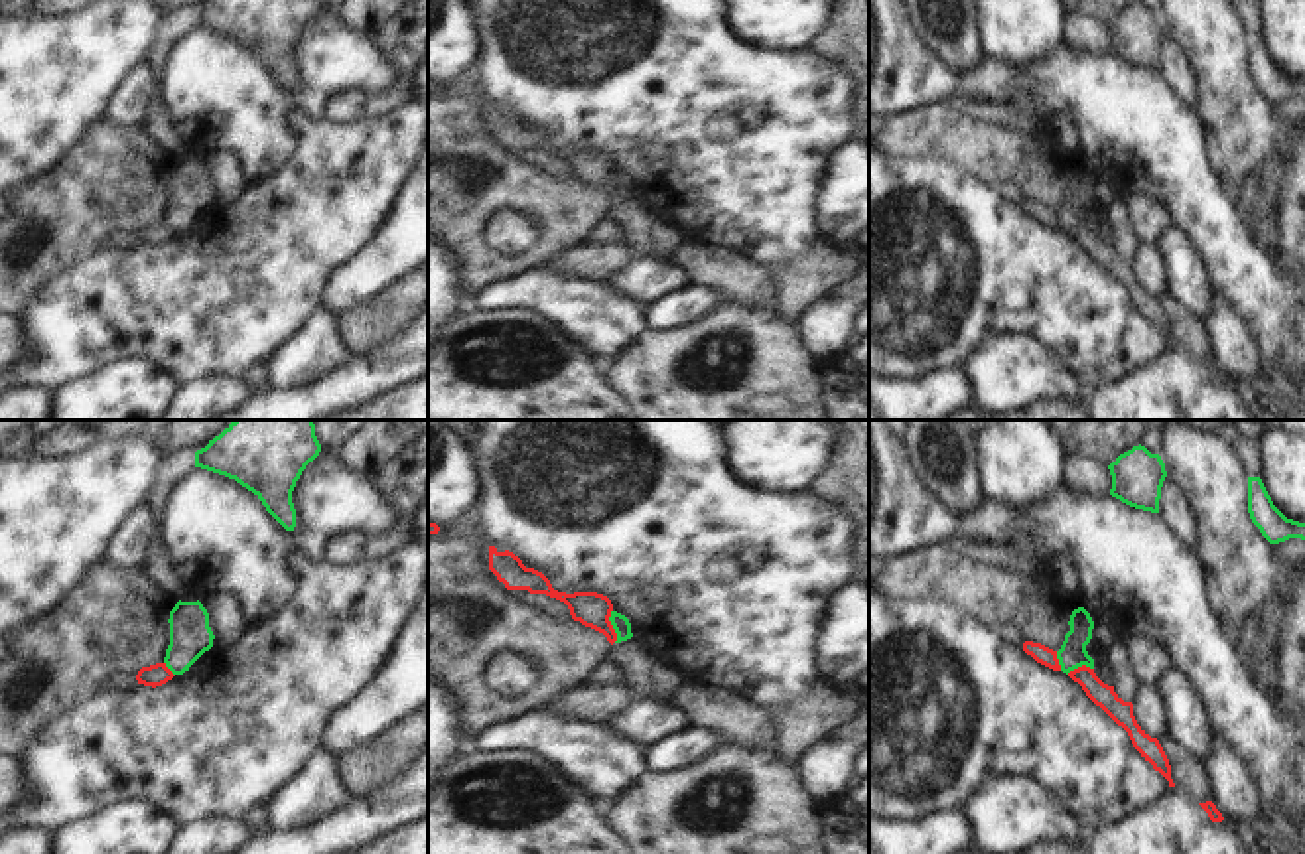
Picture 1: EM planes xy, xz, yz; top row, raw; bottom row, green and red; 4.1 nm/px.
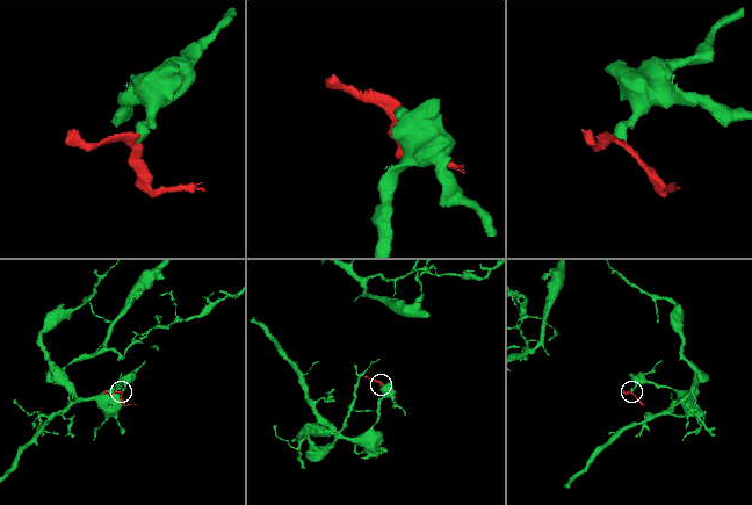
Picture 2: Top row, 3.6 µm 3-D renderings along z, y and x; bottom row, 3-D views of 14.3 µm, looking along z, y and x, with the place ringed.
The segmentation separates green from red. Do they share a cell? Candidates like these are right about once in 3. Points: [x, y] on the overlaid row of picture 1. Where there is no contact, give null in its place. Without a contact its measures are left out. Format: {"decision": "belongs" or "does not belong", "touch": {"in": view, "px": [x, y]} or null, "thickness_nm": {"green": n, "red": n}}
{"decision": "does not belong", "touch": {"in": "xz", "px": [612, 624]}, "thickness_nm": {"green": 70, "red": 140}}

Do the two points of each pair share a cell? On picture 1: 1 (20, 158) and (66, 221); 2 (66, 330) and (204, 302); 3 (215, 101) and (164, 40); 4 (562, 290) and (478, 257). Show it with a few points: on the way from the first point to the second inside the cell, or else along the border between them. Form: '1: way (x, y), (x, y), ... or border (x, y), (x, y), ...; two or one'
1: border (71, 150), (54, 168), (20, 188); two
2: way (99, 310), (115, 304), (170, 304); one
3: border (188, 28), (154, 68); two
4: border (545, 263), (493, 281), (478, 292); two

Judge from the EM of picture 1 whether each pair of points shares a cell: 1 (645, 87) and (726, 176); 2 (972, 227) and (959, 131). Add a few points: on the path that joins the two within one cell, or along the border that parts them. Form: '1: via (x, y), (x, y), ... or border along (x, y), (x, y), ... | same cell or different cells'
1: via (667, 109), (712, 154) | same cell
2: border along (921, 156), (945, 158), (978, 180) | different cells

